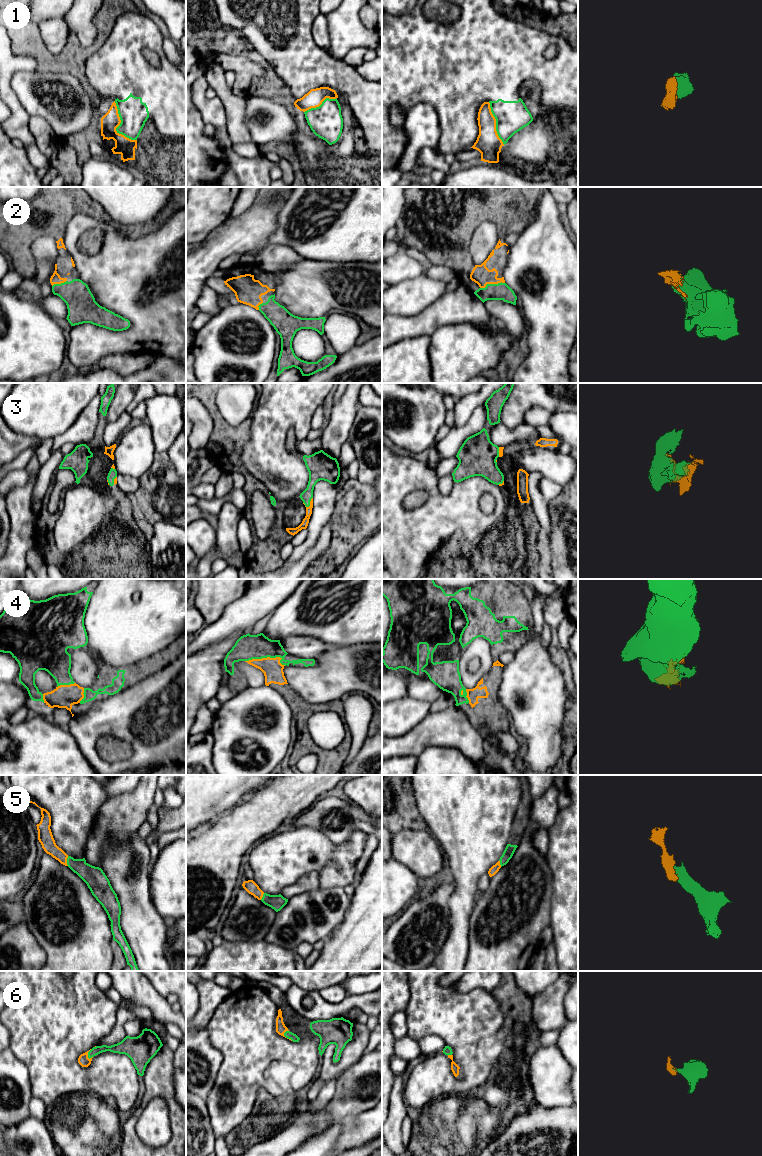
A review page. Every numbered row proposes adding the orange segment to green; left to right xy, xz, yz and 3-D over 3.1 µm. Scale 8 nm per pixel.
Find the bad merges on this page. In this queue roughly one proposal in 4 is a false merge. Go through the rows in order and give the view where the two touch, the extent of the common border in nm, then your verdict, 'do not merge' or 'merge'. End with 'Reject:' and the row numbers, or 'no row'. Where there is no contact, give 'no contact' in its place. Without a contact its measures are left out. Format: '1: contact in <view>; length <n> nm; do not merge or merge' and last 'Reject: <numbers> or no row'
1: contact in xy; length 360 nm; do not merge
2: contact in yz; length 200 nm; merge
3: contact in xz; length 100 nm; merge
4: contact in xz; length 340 nm; merge
5: contact in xy; length 80 nm; merge
6: contact in xz; length 100 nm; merge
Reject: 1

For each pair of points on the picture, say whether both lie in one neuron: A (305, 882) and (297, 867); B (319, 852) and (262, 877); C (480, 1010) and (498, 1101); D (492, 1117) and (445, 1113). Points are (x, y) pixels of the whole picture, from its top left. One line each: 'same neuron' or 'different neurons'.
A: different neurons
B: same neuron
C: different neurons
D: same neuron

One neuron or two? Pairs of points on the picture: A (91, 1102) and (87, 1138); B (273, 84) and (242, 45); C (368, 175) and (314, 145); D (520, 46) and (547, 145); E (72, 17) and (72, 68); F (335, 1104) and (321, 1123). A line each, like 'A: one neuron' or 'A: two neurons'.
A: one neuron
B: one neuron
C: one neuron
D: two neurons
E: two neurons
F: two neurons

